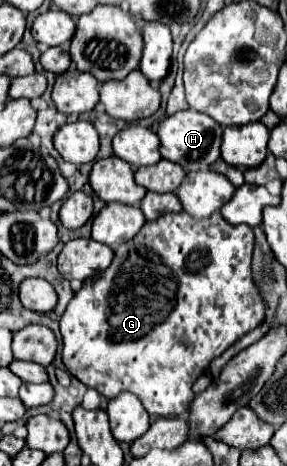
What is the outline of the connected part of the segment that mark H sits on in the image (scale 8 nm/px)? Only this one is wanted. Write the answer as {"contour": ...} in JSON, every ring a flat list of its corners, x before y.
{"contour":[[185,109,185,111,175,113,175,115,167,117,165,121,161,121,161,125,159,125,161,155,163,155,163,159,169,159,173,163,187,167,189,171,203,171,203,169,209,169,209,165,221,157,221,151,219,151,221,135,223,135,223,127,215,125,215,121,211,121,211,117,207,117,199,111,193,111,193,109]]}

